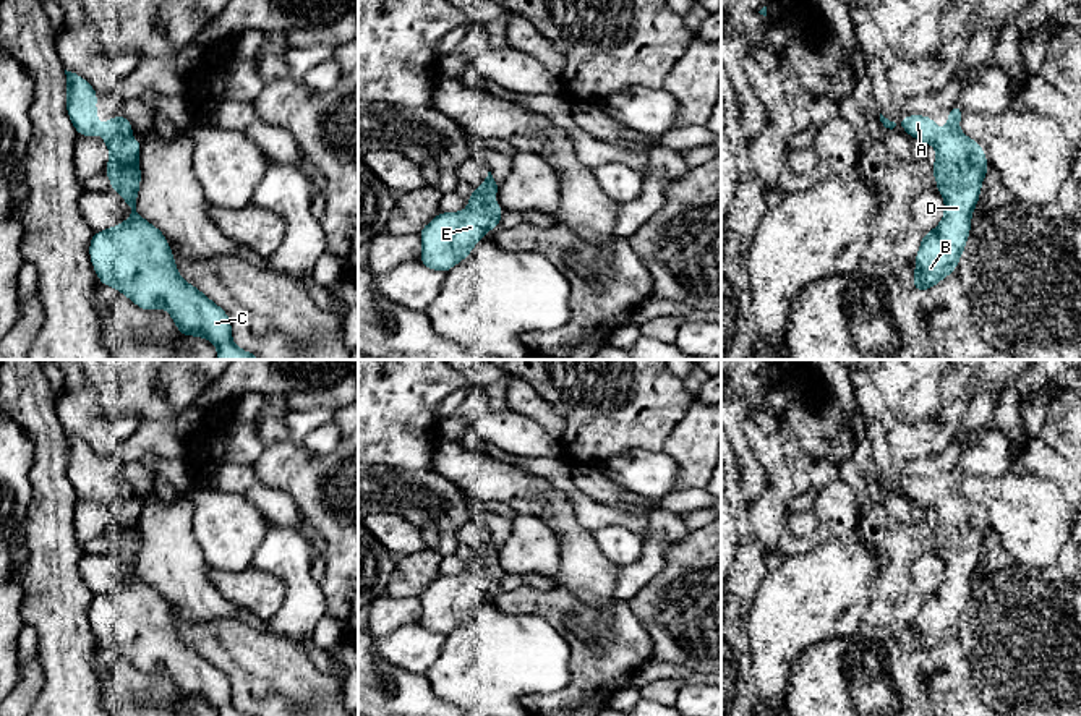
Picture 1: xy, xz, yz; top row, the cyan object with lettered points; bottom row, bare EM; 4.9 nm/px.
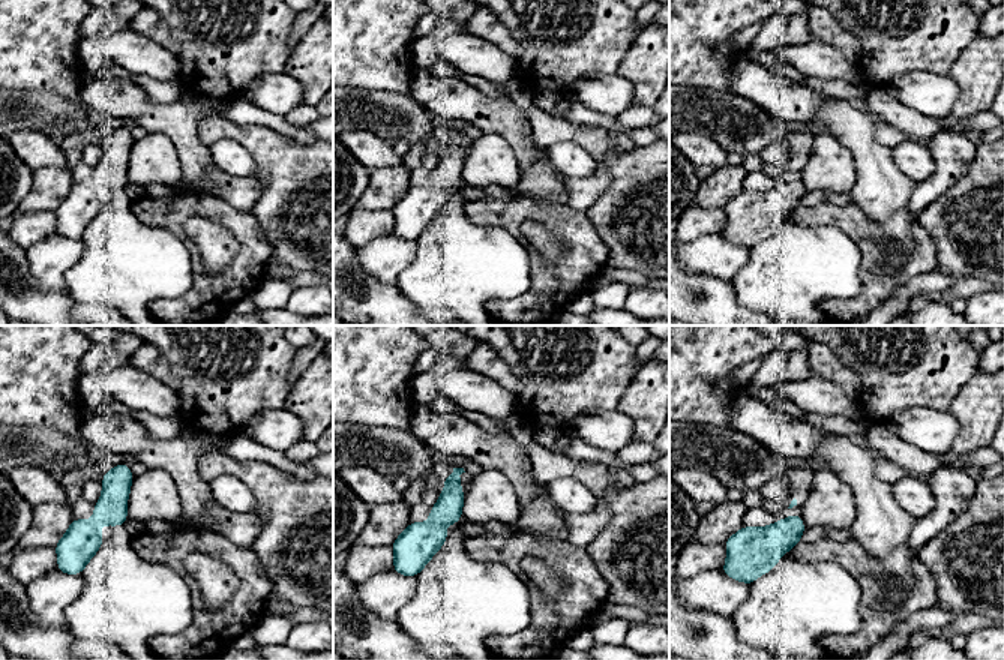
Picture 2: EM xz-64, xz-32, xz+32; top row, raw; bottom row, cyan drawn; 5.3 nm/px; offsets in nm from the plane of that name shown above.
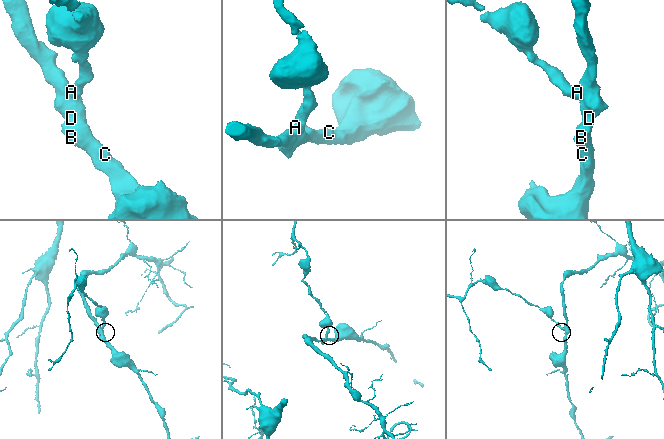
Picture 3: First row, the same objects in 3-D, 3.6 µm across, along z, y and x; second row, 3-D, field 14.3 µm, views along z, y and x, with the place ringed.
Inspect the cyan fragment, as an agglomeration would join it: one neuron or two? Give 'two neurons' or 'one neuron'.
one neuron

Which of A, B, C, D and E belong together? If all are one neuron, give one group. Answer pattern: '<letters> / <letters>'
A B C D E

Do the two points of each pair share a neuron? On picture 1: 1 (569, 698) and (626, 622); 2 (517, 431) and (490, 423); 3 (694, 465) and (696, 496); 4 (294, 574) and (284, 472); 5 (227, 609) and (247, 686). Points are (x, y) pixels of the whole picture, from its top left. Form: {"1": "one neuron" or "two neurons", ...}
{"1": "one neuron", "2": "one neuron", "3": "two neurons", "4": "two neurons", "5": "two neurons"}

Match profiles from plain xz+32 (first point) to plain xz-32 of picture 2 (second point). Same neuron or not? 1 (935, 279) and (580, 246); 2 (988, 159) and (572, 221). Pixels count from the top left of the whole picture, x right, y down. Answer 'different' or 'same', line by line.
1: different
2: different

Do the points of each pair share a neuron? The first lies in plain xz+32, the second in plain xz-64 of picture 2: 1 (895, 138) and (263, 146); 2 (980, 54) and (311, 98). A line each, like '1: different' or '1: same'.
1: same
2: same

